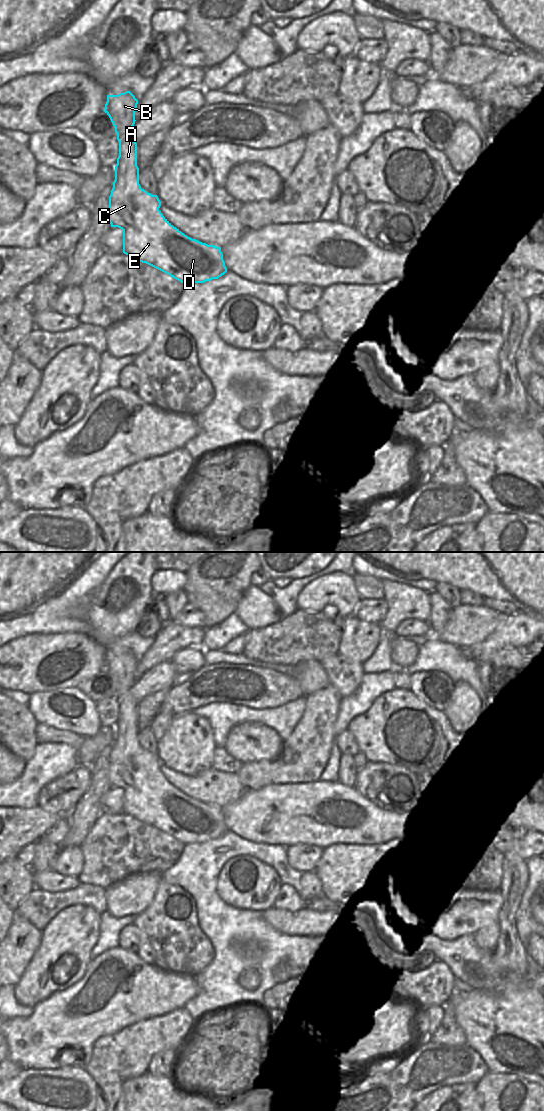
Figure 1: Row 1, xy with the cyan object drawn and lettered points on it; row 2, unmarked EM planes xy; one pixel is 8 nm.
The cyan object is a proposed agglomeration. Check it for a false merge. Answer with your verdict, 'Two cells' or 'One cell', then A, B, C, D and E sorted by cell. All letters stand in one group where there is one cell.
One cell. Groups: A B C D E

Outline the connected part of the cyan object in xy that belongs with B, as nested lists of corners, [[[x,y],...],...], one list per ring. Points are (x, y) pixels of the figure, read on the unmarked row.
[[[126,651],[107,655],[103,670],[110,678],[119,702],[115,740],[109,756],[109,782],[111,787],[123,790],[123,813],[170,835],[184,845],[218,839],[227,832],[221,807],[192,799],[174,787],[159,770],[161,762],[158,756],[148,753],[139,744],[137,703],[131,694],[136,681],[137,664],[135,656]]]

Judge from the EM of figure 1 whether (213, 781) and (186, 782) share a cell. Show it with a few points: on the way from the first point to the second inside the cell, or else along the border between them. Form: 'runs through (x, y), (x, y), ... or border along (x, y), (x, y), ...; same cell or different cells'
runs through (206, 782), (193, 782); same cell

